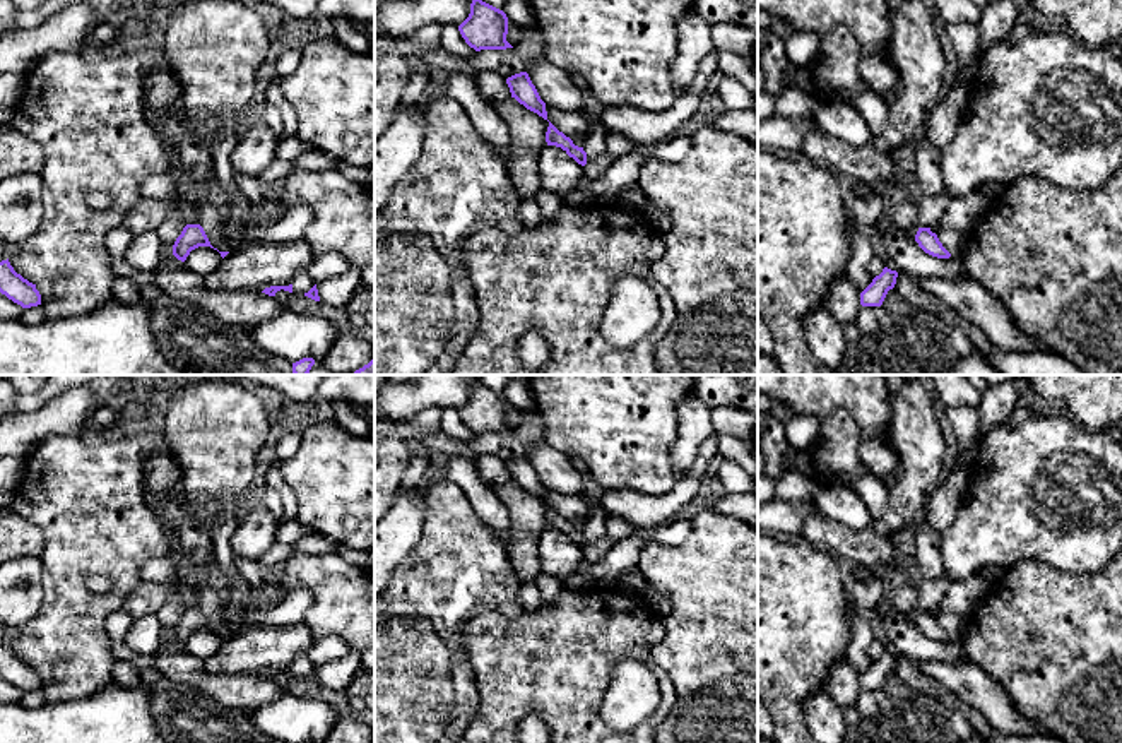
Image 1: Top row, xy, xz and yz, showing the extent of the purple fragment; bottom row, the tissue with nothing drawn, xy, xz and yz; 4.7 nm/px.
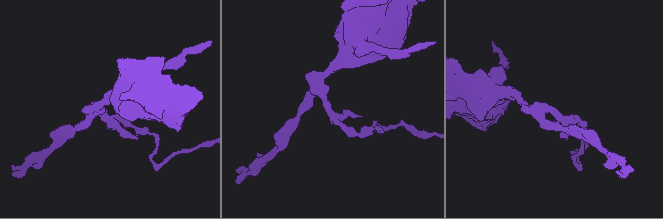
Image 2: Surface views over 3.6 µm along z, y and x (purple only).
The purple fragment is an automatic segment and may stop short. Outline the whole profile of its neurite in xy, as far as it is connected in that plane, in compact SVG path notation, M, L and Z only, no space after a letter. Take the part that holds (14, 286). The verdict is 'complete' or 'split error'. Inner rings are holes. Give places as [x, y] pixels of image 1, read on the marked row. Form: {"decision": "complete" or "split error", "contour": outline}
{"decision": "complete", "contour": "M9 259L0 262L0 293L22 308L41 305L41 294L36 284L17 274Z"}

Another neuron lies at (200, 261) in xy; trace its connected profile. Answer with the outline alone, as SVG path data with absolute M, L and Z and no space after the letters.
M198 247L190 252L185 265L200 277L205 277L221 260L222 257L217 250L210 247Z

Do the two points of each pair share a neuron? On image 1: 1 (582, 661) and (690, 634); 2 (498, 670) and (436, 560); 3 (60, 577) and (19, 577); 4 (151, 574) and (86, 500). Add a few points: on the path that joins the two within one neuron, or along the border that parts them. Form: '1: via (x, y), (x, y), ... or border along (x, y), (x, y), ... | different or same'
1: border along (661, 617), (664, 637), (652, 659), (671, 680) | different
2: border along (512, 620), (474, 615), (462, 634), (467, 658) | different
3: border along (40, 558), (43, 603), (33, 617) | different
4: border along (168, 553), (149, 558), (142, 567), (141, 579) | different

